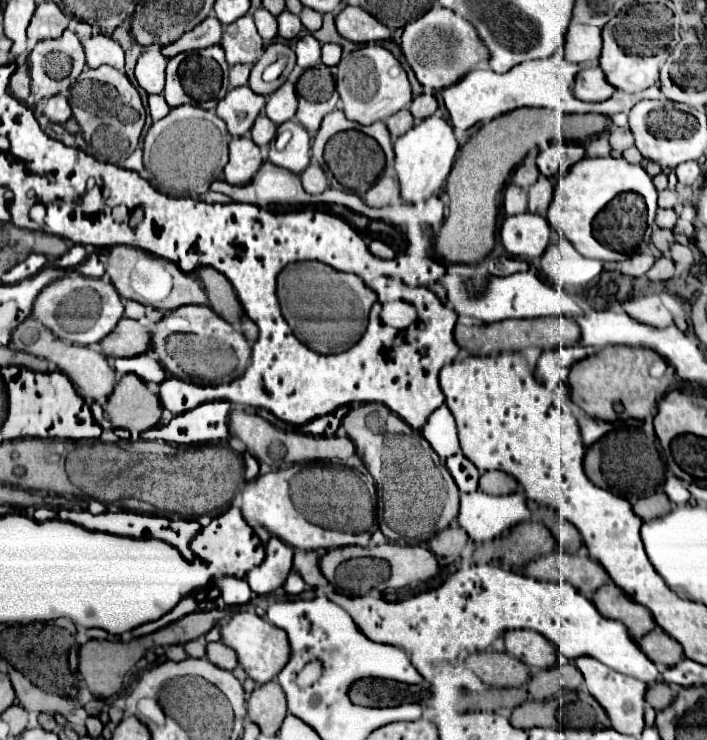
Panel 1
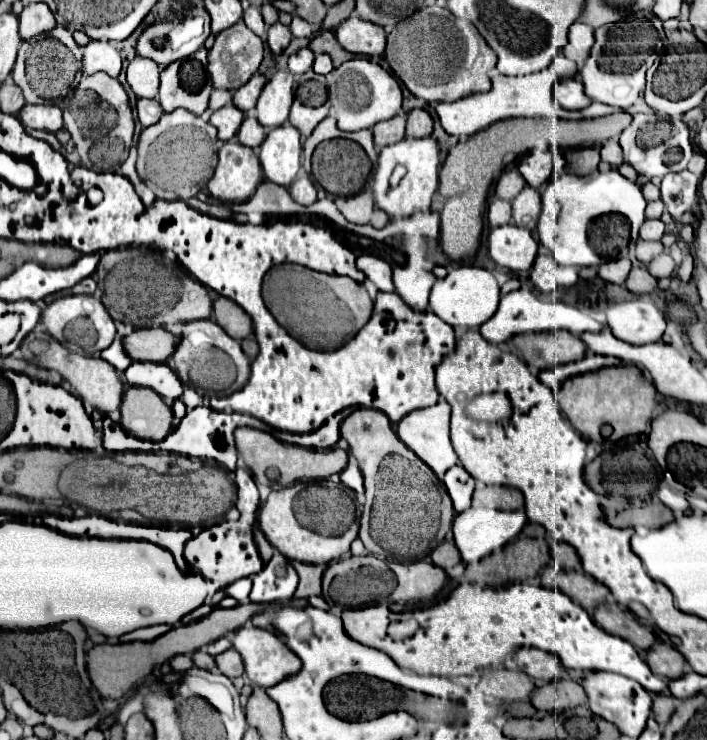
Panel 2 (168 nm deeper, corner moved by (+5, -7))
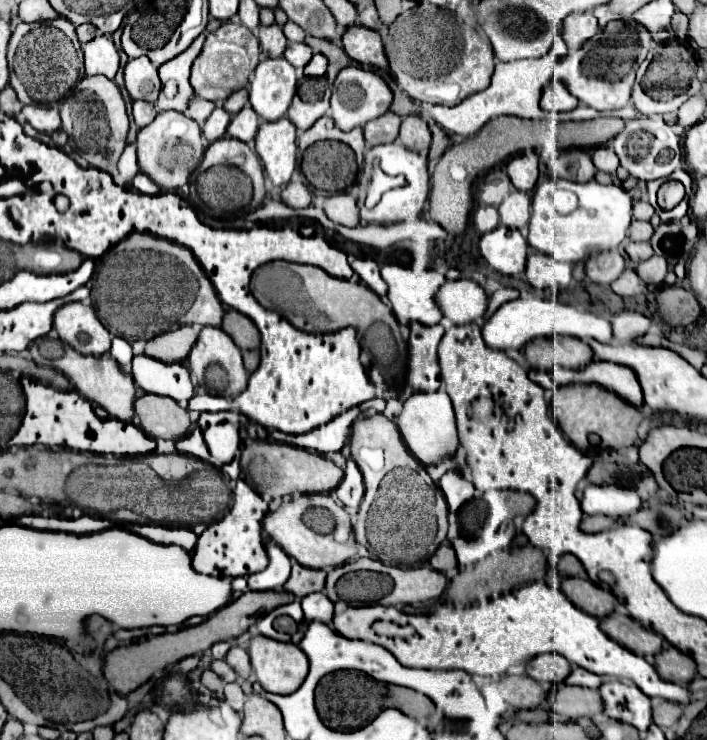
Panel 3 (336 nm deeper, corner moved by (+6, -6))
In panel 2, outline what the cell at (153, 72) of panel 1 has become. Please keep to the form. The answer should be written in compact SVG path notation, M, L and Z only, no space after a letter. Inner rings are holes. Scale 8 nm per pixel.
M135 57L127 67L127 83L137 97L155 99L159 91L159 65L145 57Z

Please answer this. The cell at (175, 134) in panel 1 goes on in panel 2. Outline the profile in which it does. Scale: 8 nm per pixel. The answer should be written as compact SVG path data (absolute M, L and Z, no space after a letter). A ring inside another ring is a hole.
M177 109L173 113L165 113L159 123L143 129L139 137L137 173L141 181L165 201L189 201L195 197L207 187L213 169L217 167L217 143L209 137L209 133L215 133L215 127L189 111ZM189 141L193 143L189 145Z

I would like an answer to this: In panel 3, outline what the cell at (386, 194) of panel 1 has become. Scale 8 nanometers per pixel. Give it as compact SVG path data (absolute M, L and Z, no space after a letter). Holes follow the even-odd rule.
M350 194L328 196L322 202L322 210L336 224L342 224L342 226L358 226L360 224L358 206L356 206L356 200Z

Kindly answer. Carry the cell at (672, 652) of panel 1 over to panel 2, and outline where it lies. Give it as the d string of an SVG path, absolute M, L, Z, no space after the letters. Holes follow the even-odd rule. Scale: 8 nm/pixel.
M661 641L655 643L655 647L651 647L647 651L645 661L655 675L661 675L661 677L667 677L667 679L677 679L687 671L685 657L679 651L675 651L673 647L669 647L667 643L661 643Z

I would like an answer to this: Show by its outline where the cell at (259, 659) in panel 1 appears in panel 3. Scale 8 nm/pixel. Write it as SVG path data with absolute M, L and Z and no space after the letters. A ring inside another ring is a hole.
M254 636L250 640L248 654L256 680L266 692L290 694L308 674L308 658L292 642Z

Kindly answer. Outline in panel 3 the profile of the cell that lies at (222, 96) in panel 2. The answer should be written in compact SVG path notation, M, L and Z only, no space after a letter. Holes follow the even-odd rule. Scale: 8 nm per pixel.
M194 96L194 100L190 102L190 106L188 106L188 110L186 110L186 116L194 118L194 120L202 126L202 124L206 122L206 118L210 116L210 110L214 110L214 108L216 108L214 102L204 100L204 98L200 98L200 96Z

